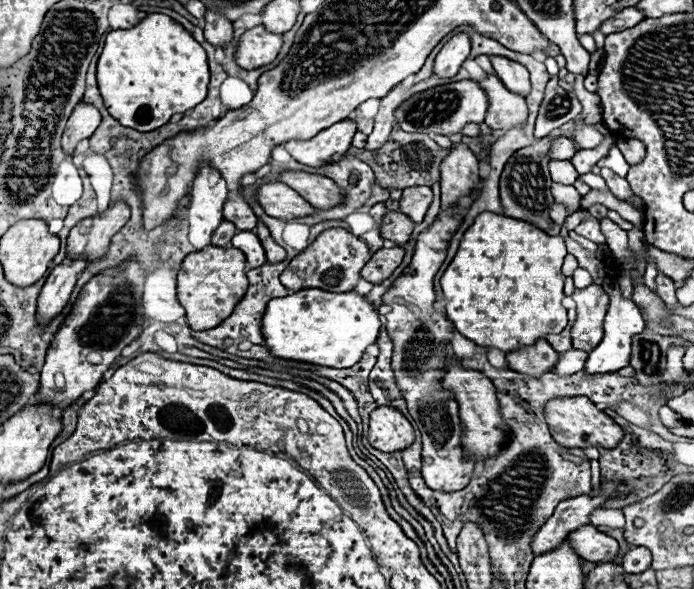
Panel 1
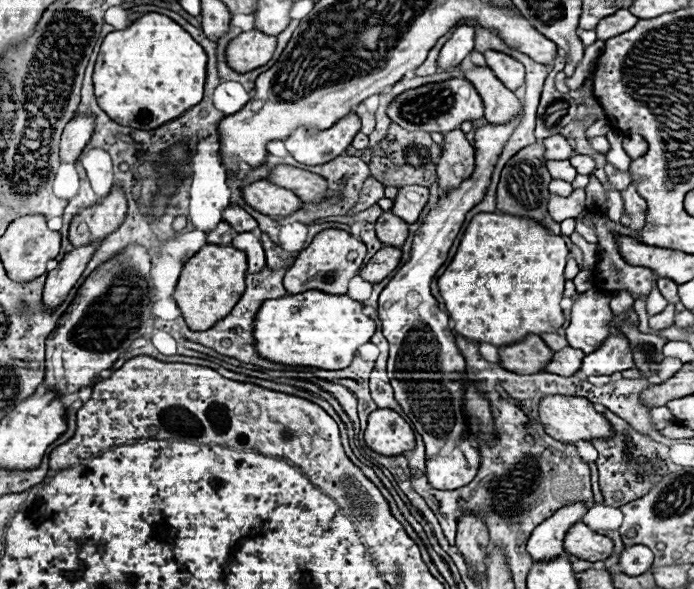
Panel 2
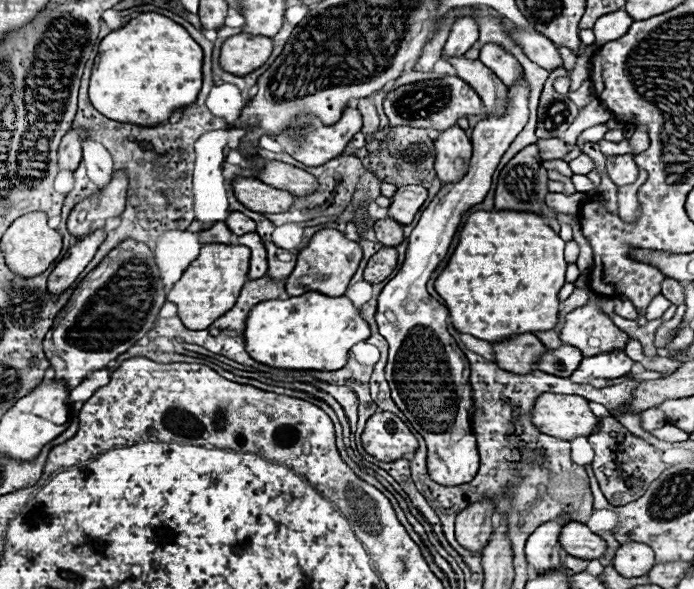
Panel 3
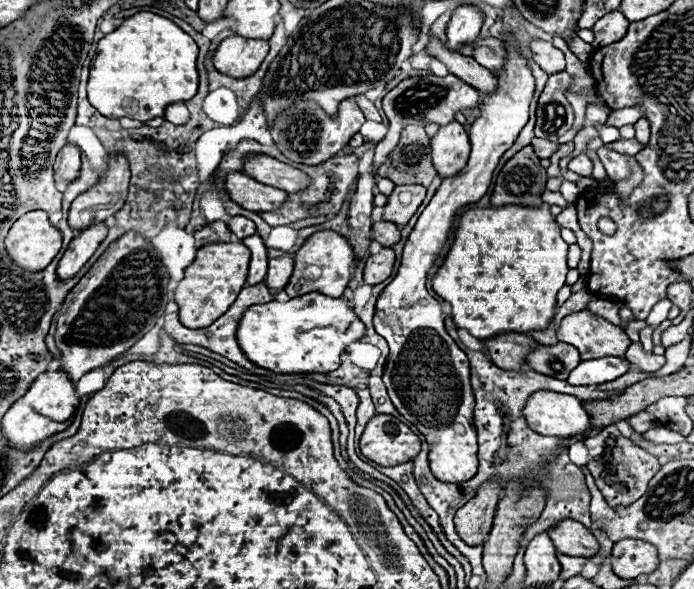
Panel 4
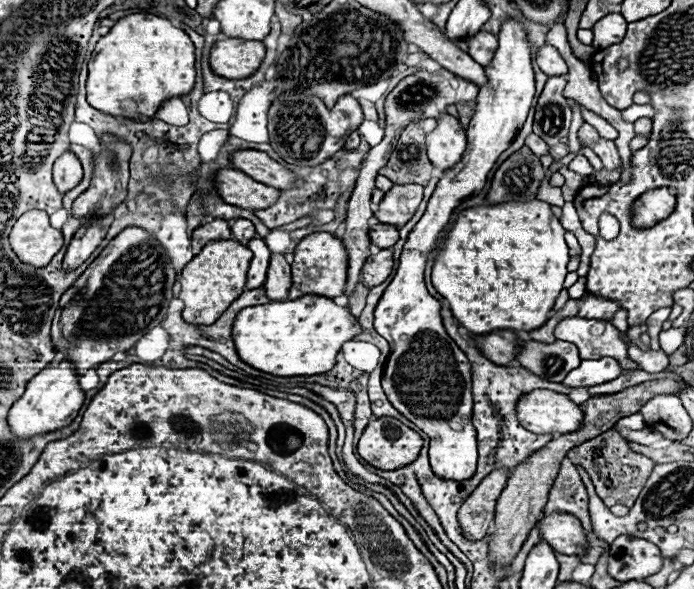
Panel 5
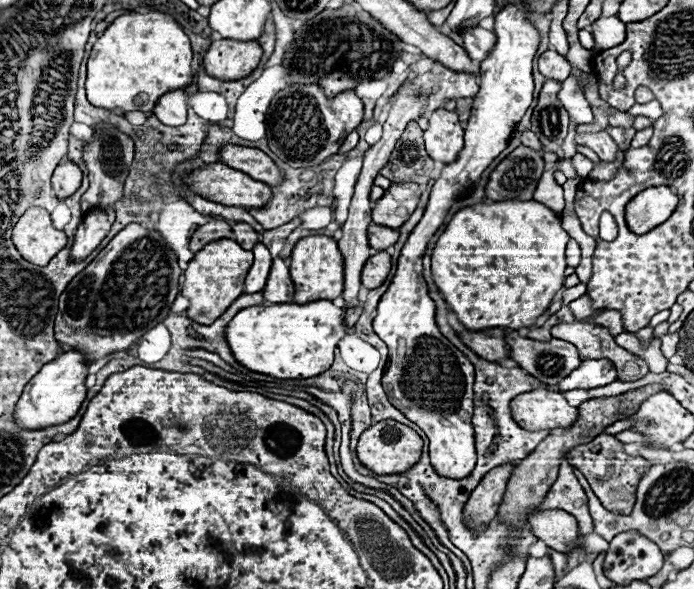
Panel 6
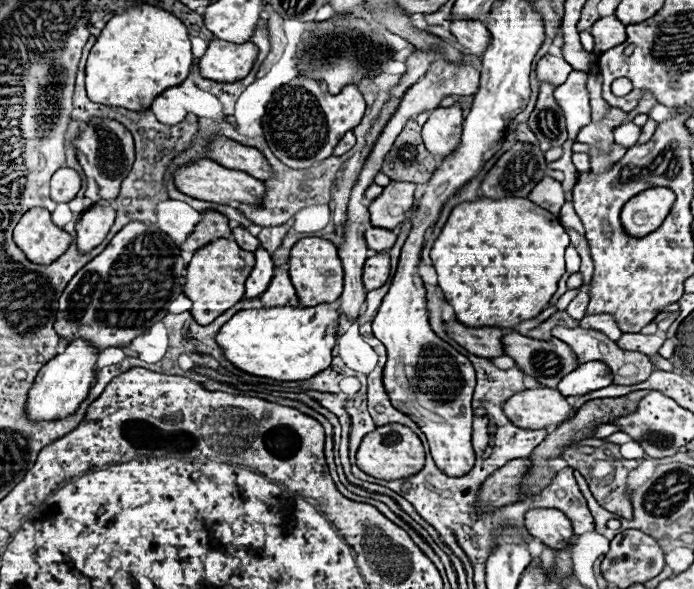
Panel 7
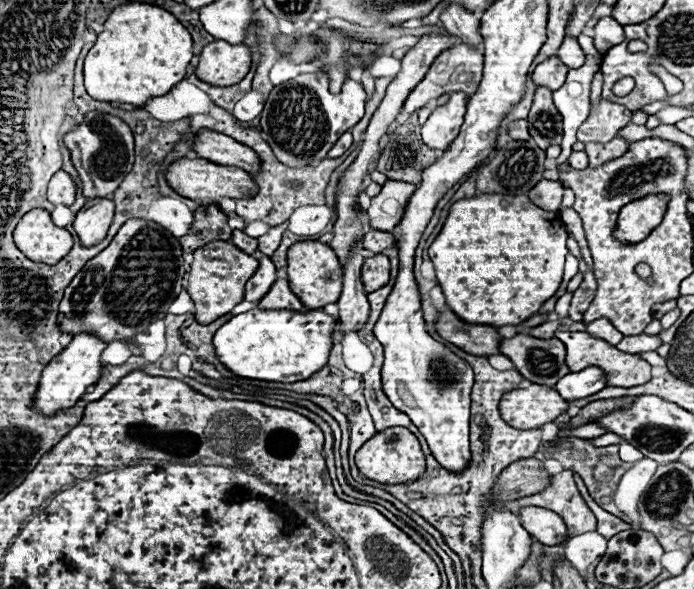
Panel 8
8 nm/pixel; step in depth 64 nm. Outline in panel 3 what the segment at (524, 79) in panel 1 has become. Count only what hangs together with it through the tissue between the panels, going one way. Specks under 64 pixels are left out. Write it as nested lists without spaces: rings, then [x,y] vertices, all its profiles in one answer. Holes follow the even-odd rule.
[[[484,44],[480,50],[480,58],[478,58],[484,66],[488,66],[506,86],[510,86],[522,72],[522,66],[518,64],[518,60],[508,54],[500,44]]]

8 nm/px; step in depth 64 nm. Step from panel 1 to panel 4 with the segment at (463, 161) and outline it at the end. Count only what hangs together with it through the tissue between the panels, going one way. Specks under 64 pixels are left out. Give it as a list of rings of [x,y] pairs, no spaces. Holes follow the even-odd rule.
[[[454,120],[446,126],[440,126],[440,130],[430,138],[430,148],[432,148],[432,162],[438,174],[442,178],[454,176],[458,170],[462,170],[470,154],[468,134],[464,126]]]

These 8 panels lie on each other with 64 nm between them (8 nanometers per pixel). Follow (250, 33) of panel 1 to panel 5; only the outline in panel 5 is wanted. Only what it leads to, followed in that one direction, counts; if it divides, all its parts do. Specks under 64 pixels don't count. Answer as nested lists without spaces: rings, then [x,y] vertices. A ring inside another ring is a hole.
[[[226,38],[214,42],[210,50],[210,68],[214,74],[222,78],[248,78],[254,74],[264,60],[266,48],[258,40],[242,40],[242,38]]]

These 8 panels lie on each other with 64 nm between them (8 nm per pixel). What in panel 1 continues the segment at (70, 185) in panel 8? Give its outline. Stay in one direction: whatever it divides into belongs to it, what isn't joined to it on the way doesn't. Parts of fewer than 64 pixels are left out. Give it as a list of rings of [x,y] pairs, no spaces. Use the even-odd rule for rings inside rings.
[[[80,102],[74,108],[74,112],[72,112],[72,116],[70,116],[68,124],[66,124],[66,130],[62,134],[62,150],[66,154],[74,154],[76,146],[82,140],[90,138],[90,134],[94,134],[94,130],[98,128],[98,122],[100,122],[98,110],[94,106],[90,106],[90,104]]]

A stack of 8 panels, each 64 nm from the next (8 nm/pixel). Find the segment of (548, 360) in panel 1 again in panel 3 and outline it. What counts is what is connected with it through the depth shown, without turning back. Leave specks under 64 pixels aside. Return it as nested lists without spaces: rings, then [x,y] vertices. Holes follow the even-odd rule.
[[[518,334],[502,342],[492,342],[492,350],[496,356],[496,364],[502,370],[516,374],[532,372],[538,356],[546,352],[542,342],[538,342],[534,334]]]

